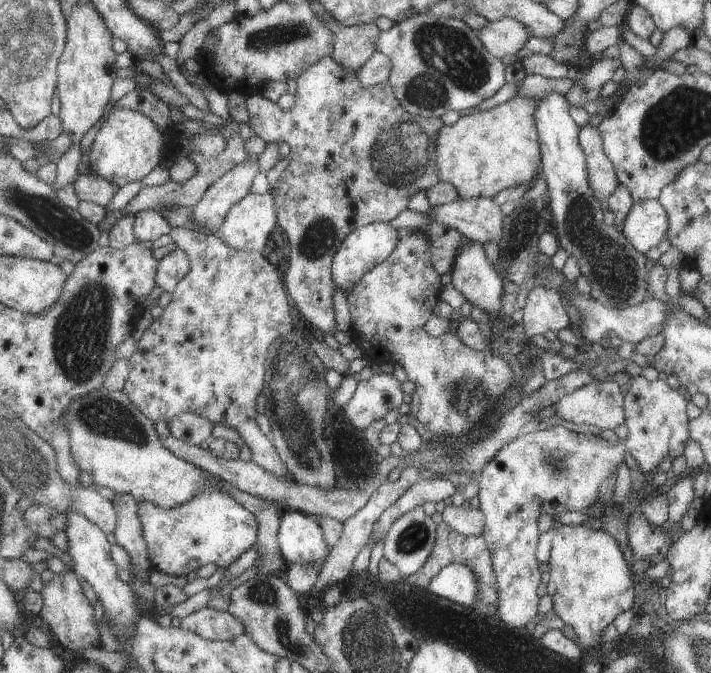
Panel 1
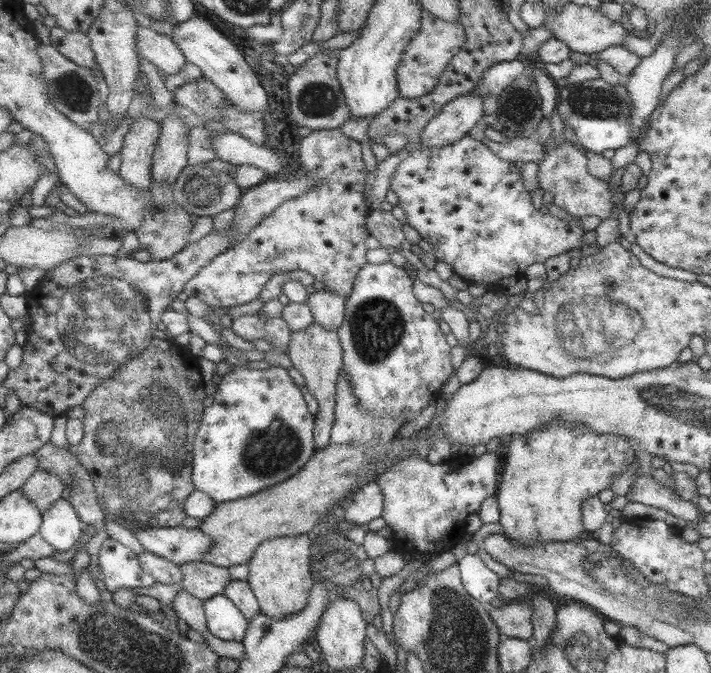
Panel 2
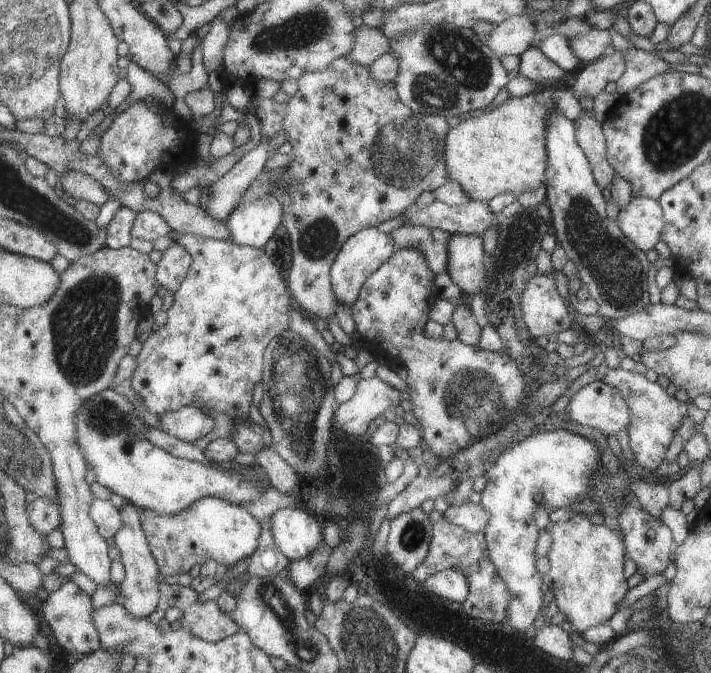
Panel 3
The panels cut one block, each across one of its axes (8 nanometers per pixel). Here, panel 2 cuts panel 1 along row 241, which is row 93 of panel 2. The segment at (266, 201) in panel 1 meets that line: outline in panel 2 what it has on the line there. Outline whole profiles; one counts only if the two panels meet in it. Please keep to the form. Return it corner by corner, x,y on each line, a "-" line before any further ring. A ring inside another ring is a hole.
193,16
190,20
180,23
171,34
172,42
182,51
186,63
195,65
201,75
214,83
236,109
243,112
261,112
267,108
267,94
264,86
257,79
258,75
251,68
243,50
237,50
223,34
219,34
209,22

